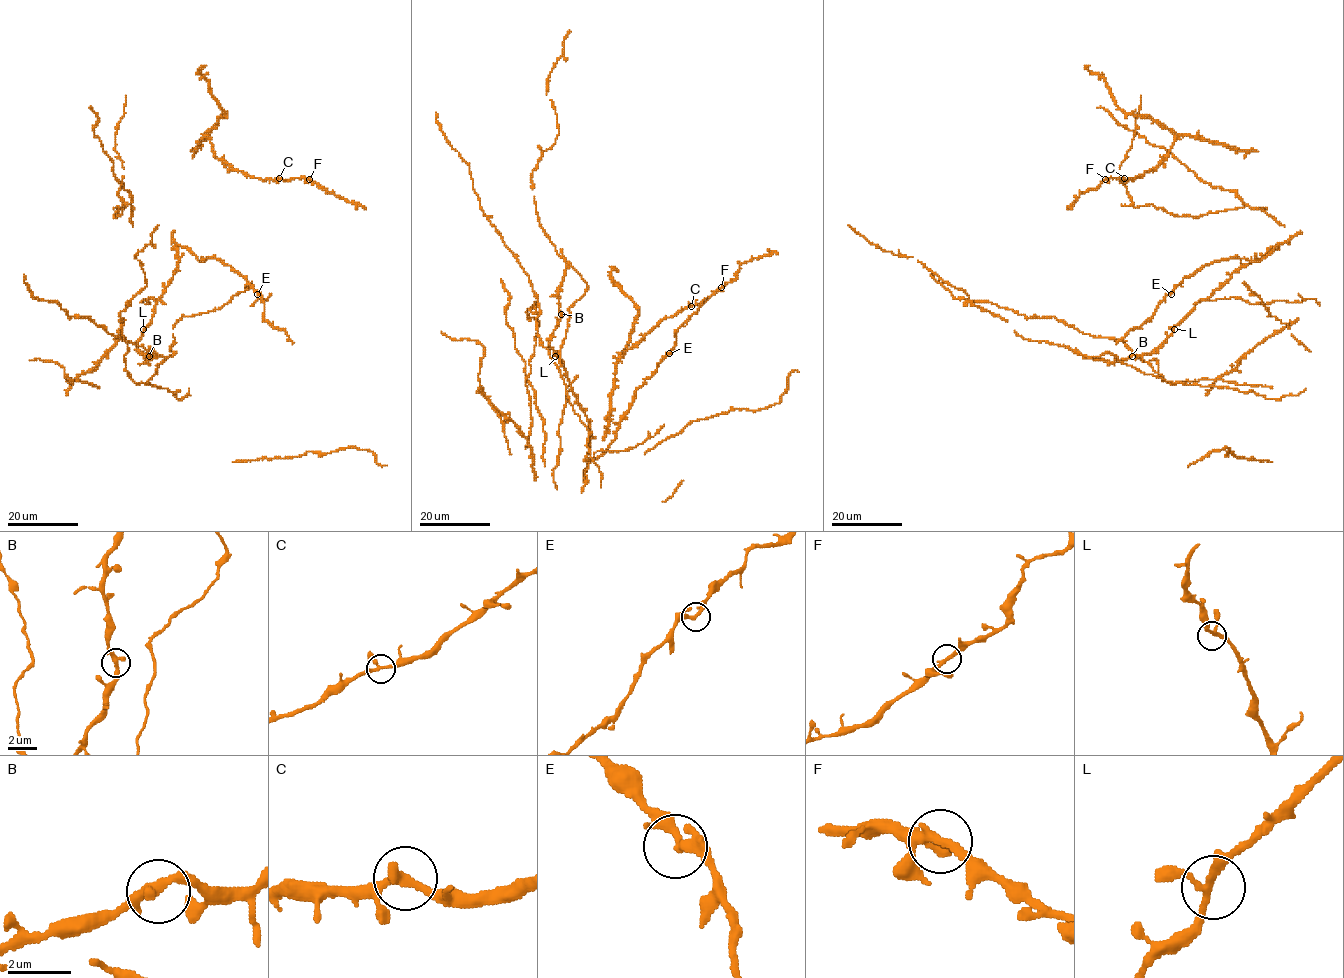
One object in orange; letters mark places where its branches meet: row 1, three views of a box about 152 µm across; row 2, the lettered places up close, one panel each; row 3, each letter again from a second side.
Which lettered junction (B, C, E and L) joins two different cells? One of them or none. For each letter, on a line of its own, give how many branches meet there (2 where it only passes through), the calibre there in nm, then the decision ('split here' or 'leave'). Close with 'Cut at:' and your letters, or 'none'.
B: branches 3; calibre 280 nm; leave
C: branches 3; calibre 240 nm; leave
E: branches 3; calibre 240 nm; leave
L: branches 3; calibre 200 nm; leave
Cut at: none

